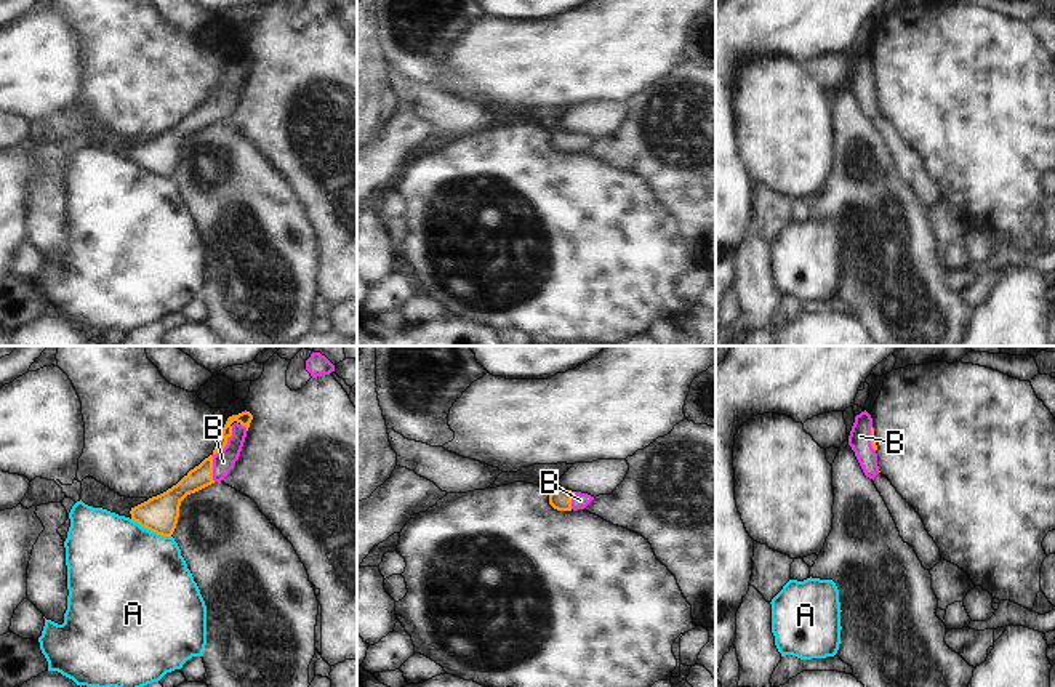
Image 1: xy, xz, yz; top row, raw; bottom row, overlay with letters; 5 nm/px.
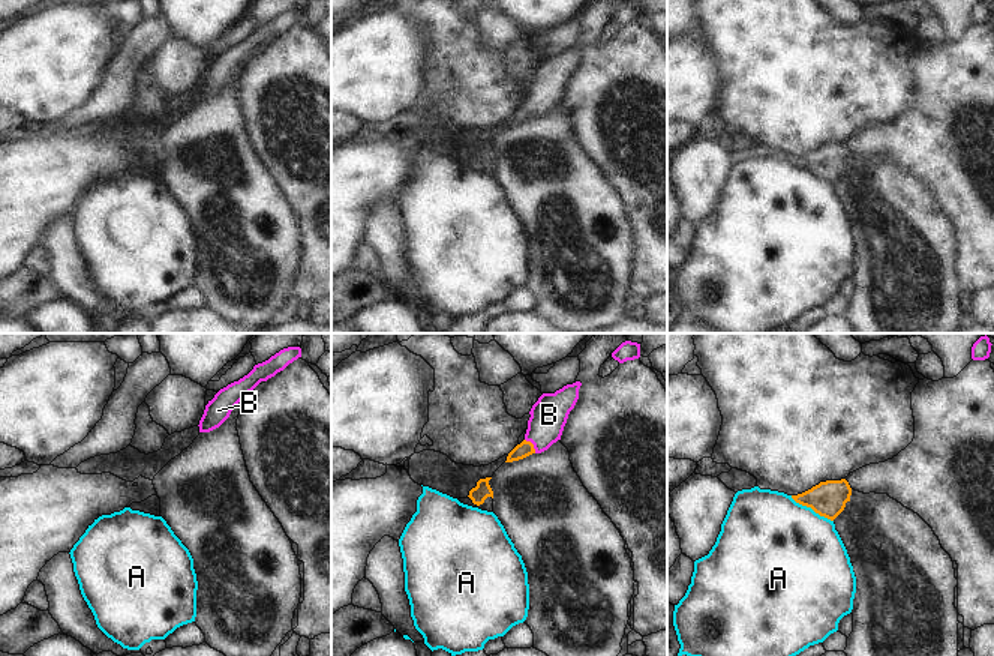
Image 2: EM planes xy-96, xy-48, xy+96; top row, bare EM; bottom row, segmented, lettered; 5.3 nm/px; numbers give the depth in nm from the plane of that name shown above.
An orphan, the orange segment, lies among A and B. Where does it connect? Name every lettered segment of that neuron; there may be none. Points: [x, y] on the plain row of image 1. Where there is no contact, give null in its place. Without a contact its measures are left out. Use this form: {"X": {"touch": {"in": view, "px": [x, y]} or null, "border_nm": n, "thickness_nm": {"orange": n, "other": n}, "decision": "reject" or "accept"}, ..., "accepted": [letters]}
{"A": {"touch": {"in": "xy", "px": [151, 172]}, "border_nm": 220, "thickness_nm": {"orange": 190, "other": 500}, "decision": "reject"}, "B": {"touch": {"in": "xy", "px": [216, 93]}, "border_nm": 300, "thickness_nm": {"orange": 120, "other": 110}, "decision": "accept"}, "accepted": ["B"]}

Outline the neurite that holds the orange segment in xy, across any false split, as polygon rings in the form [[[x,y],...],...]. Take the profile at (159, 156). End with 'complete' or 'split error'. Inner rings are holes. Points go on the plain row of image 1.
[[[250,53],[229,58],[213,94],[171,130],[131,149],[131,162],[157,176],[171,178],[178,165],[181,143],[191,135],[221,123],[234,109],[251,61]]] | split error

